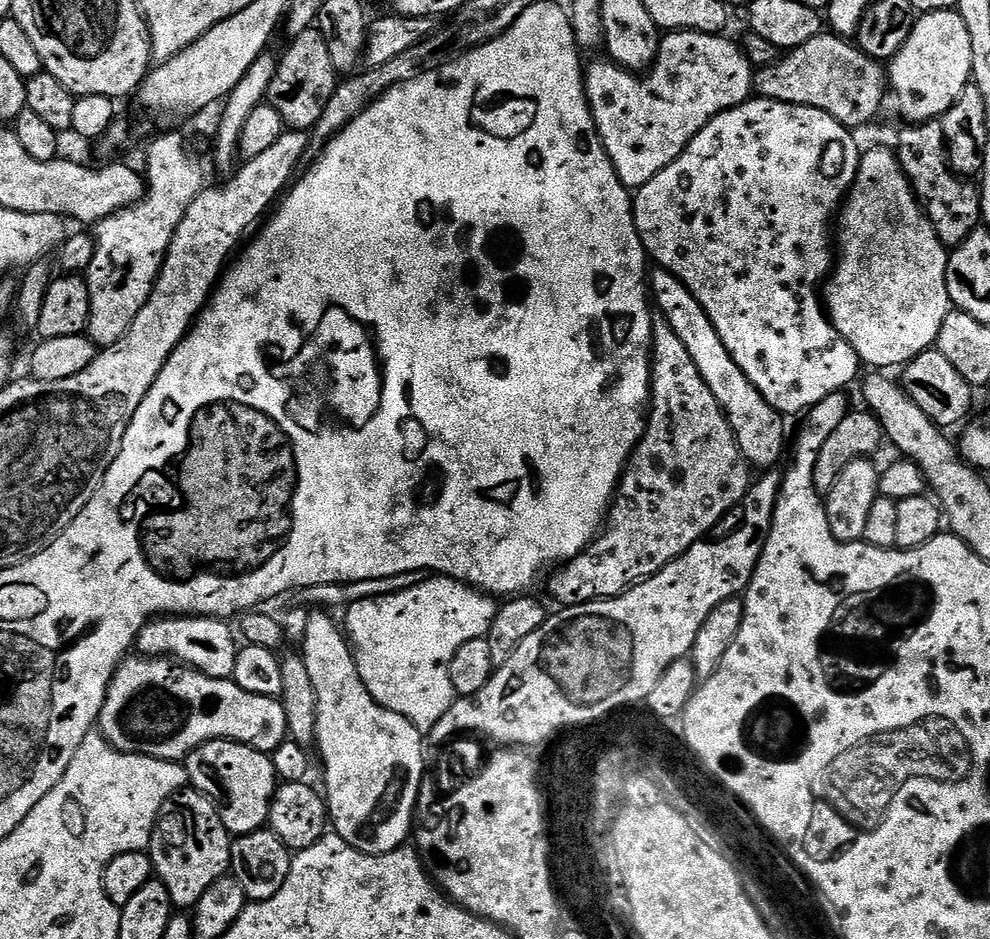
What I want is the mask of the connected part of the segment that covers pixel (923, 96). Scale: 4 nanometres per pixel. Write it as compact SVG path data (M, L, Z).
M959 11L917 15L914 30L910 30L910 38L906 38L906 46L898 50L886 71L891 95L896 95L896 108L905 116L905 121L934 120L950 110L973 79L972 39Z

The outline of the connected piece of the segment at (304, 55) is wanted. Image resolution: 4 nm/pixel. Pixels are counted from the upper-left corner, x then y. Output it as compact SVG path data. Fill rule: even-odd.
M319 27L306 29L291 43L284 57L279 57L274 82L270 82L267 103L272 104L278 114L282 114L289 129L308 132L315 129L318 118L322 118L322 110L326 110L326 102L330 102L330 94L334 94L336 89L338 73L334 70L334 62L330 62L330 50Z

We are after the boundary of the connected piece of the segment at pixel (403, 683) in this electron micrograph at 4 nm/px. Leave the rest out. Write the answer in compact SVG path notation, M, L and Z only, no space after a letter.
M436 574L431 578L422 578L406 590L362 598L347 605L342 624L354 649L358 674L366 690L370 690L370 694L386 710L402 714L402 718L409 720L420 733L428 734L458 698L454 682L450 682L448 673L450 662L454 662L454 654L458 654L458 649L466 646L466 642L487 637L496 617L497 607L497 601L487 592L471 588L460 580L451 580L448 576Z

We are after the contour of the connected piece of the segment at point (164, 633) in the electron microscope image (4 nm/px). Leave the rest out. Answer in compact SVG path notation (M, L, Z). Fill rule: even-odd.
M165 615L149 622L140 631L135 647L145 656L162 656L180 661L190 668L198 669L210 678L227 680L234 670L238 651L237 633L233 625L214 616L174 616Z

